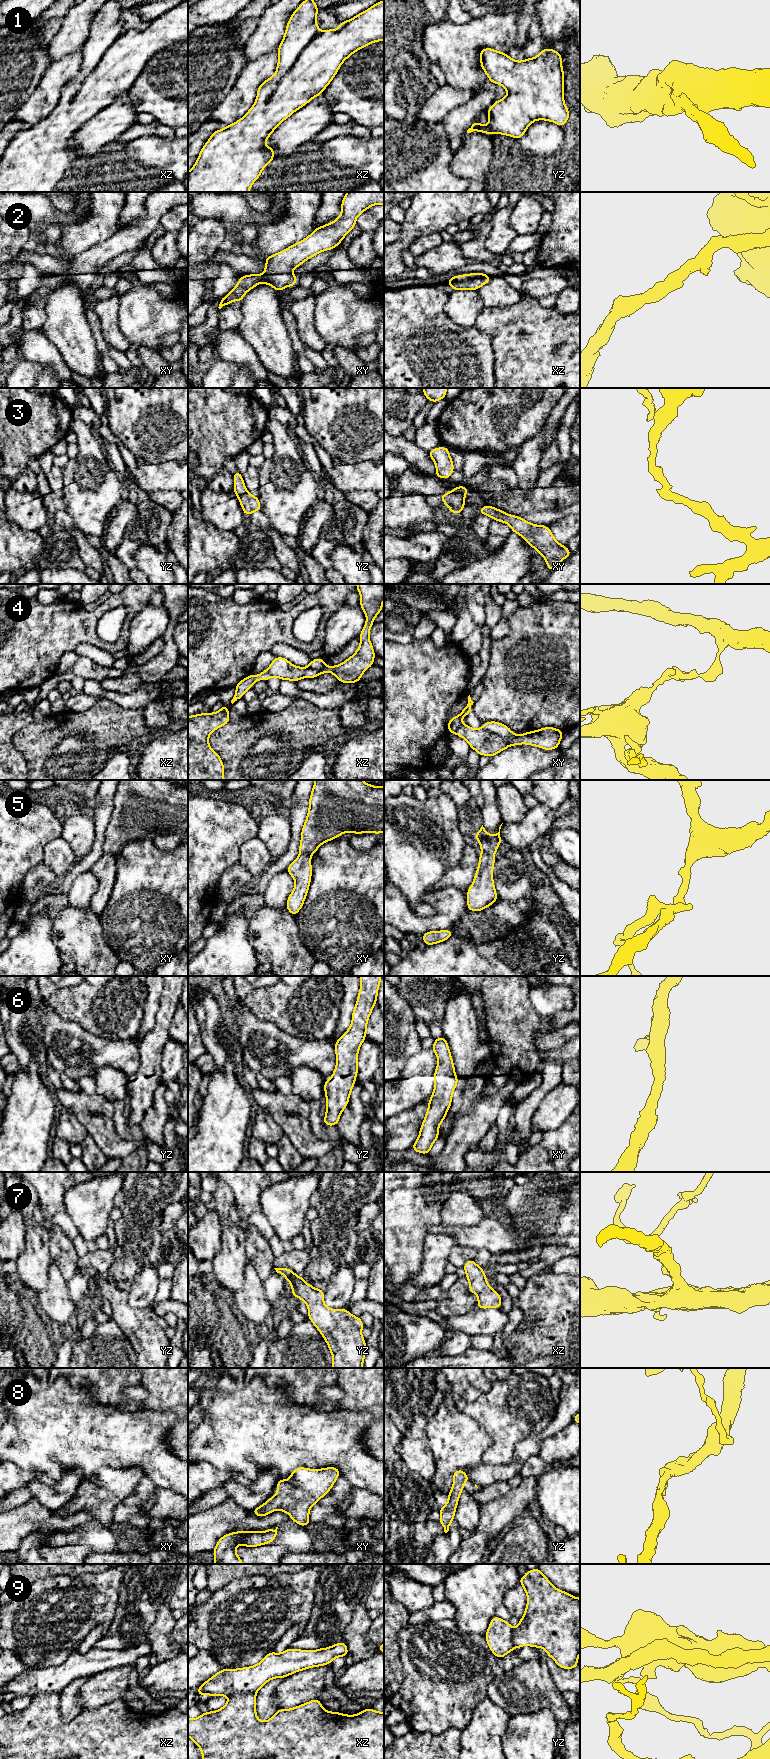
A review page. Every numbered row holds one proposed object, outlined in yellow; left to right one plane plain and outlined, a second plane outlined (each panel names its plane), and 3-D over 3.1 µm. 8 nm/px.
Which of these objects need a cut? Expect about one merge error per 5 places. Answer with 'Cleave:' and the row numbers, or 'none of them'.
Cleave: 3, 4, 9

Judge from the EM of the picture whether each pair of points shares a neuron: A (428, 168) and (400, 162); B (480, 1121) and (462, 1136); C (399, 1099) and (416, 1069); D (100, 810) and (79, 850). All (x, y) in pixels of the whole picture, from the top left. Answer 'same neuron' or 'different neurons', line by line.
A: same neuron
B: same neuron
C: different neurons
D: different neurons

